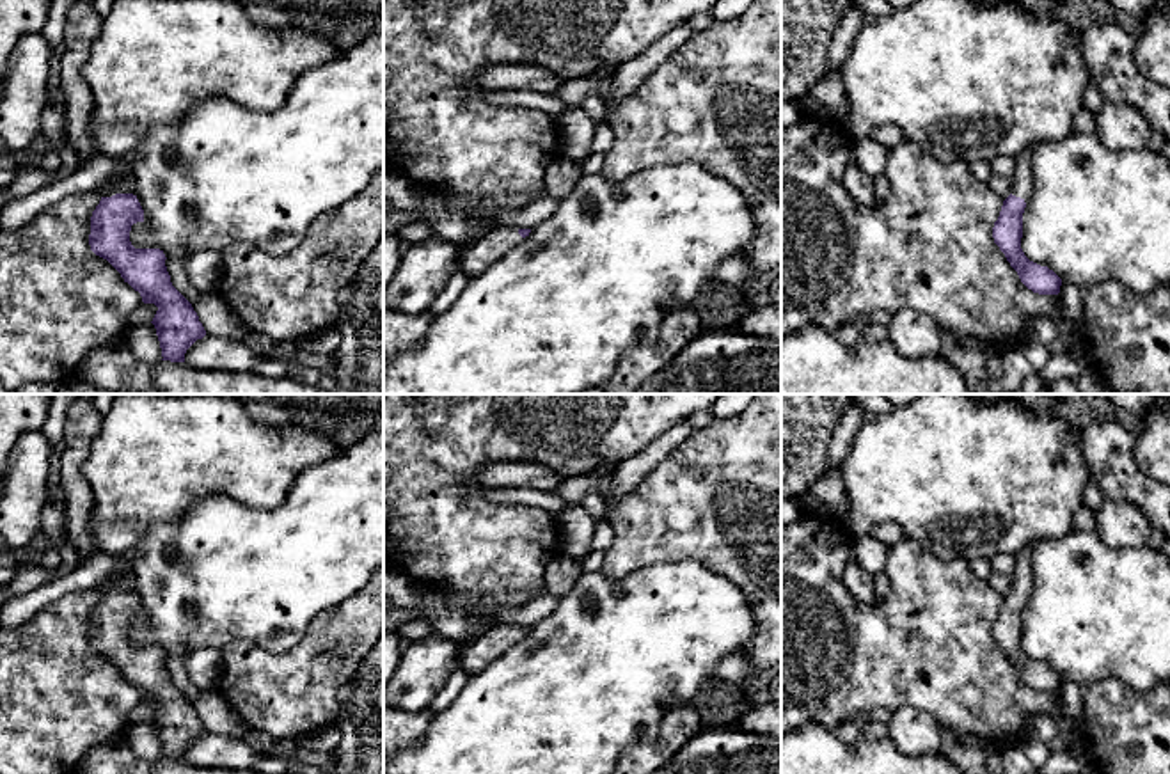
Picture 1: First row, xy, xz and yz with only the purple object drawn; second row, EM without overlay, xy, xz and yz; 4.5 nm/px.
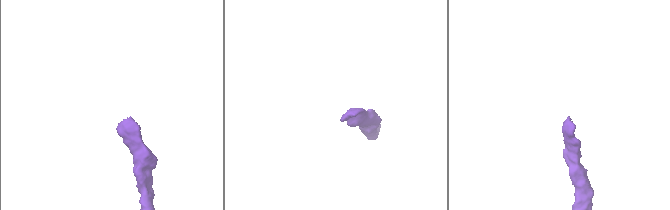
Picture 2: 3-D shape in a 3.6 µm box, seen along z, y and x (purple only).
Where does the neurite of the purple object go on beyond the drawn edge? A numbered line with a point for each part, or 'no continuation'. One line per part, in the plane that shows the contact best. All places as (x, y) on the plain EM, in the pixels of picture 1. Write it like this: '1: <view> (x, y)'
1: xy (107, 586)

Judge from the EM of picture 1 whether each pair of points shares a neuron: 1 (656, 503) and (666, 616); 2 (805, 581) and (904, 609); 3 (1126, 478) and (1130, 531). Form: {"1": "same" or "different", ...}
{"1": "different", "2": "same", "3": "different"}

